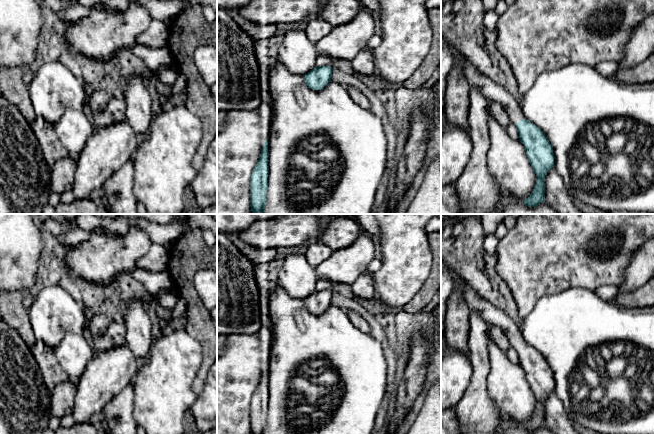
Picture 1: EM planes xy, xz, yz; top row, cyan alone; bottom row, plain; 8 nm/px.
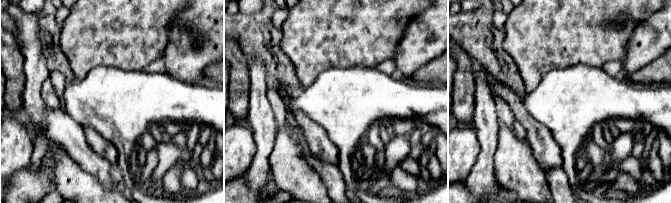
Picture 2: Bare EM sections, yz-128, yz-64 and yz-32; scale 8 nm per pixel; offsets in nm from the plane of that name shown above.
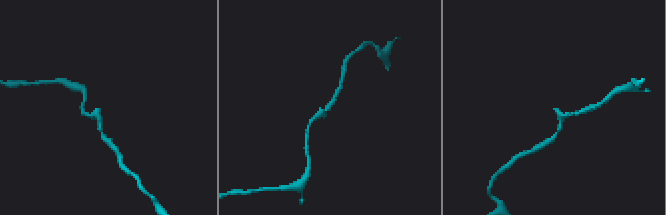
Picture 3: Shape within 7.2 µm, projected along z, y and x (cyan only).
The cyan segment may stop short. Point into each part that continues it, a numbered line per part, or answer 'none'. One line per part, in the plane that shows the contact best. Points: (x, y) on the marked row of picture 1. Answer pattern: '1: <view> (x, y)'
1: yz (492, 91)

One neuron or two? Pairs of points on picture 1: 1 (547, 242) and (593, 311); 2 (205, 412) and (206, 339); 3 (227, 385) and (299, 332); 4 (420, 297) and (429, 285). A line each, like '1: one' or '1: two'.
1: two
2: two
3: two
4: one

